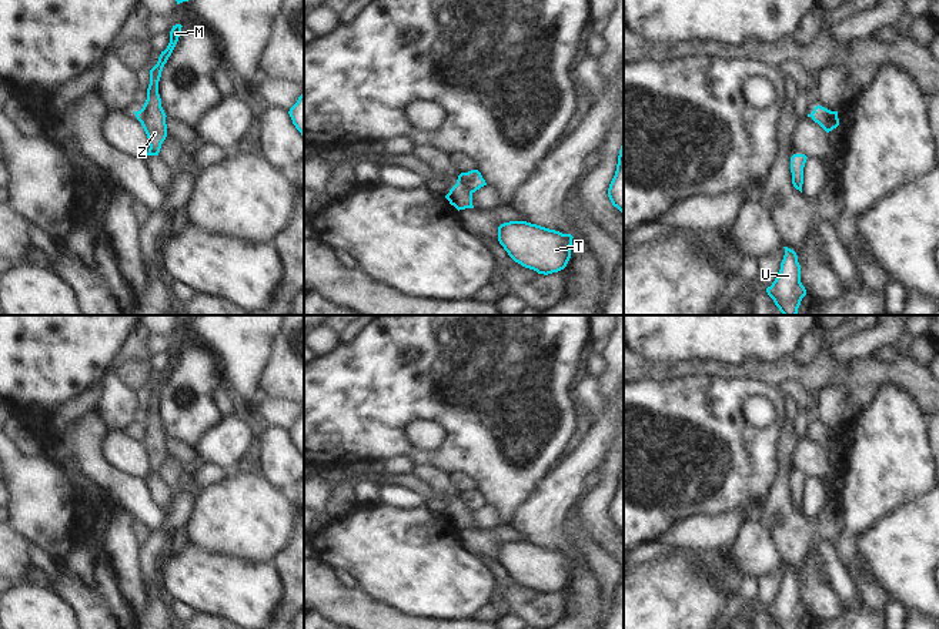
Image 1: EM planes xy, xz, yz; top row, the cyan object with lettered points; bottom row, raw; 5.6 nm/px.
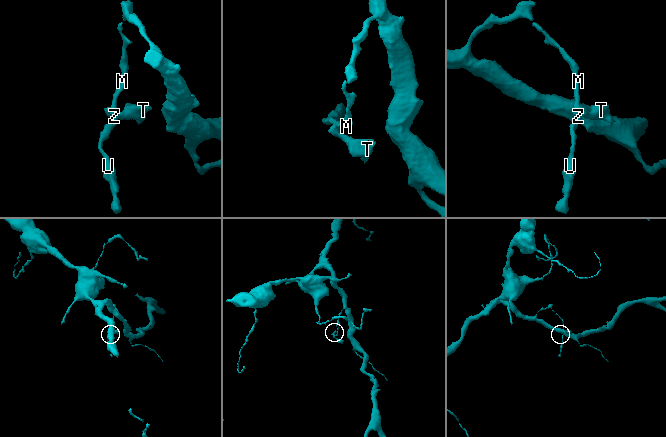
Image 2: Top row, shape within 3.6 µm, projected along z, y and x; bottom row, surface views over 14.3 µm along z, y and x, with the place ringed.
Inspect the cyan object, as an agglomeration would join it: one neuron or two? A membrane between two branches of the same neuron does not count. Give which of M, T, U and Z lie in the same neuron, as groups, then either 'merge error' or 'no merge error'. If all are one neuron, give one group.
M U Z / T; merge error

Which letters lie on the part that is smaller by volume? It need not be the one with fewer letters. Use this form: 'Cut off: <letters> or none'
Cut off: T

